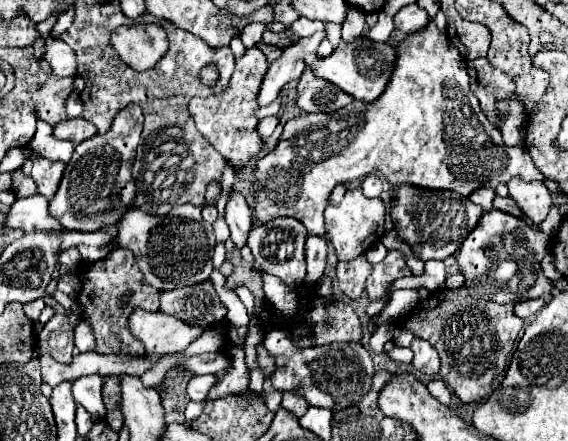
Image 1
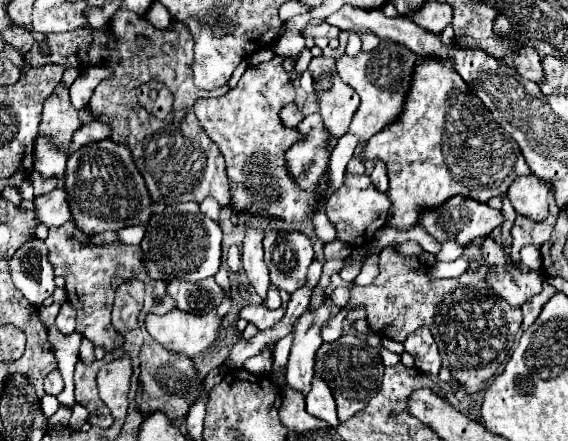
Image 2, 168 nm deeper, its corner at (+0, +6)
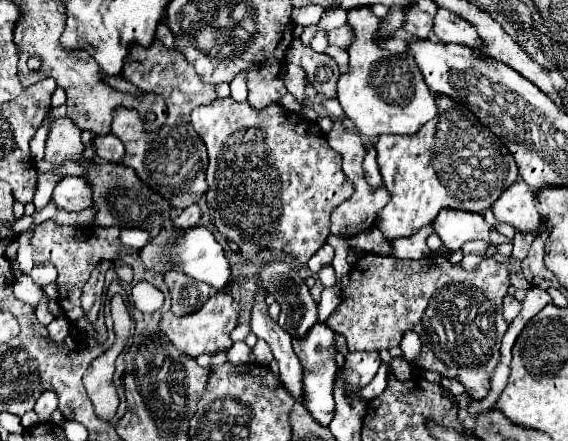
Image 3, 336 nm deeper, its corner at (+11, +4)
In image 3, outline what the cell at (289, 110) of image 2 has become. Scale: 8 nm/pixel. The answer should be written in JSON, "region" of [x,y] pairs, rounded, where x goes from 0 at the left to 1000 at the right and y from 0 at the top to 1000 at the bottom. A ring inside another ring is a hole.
{"region":[[[509,145],[505,159],[502,159],[498,181],[502,181],[505,204],[509,204],[516,218],[523,218],[526,231],[533,231],[537,195],[540,195],[540,168],[537,168],[537,159],[533,159],[530,150],[516,150],[516,145]]]}

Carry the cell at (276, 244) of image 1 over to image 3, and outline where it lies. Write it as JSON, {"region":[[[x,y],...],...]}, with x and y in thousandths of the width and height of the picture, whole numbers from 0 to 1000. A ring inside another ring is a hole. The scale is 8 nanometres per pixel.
{"region":[[[467,599],[460,608],[460,644],[470,662],[481,662],[484,680],[495,689],[495,717],[488,730],[498,748],[537,757],[537,748],[558,730],[558,689],[512,599]]]}

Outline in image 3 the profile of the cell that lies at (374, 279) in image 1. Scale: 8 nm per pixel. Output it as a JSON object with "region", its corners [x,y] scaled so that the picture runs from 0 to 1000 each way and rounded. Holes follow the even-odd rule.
{"region":[[[643,576],[632,585],[614,617],[614,649],[604,662],[600,698],[576,721],[576,739],[586,753],[597,753],[611,766],[614,798],[625,794],[688,794],[706,780],[713,753],[727,748],[738,757],[745,794],[738,816],[727,816],[734,834],[766,839],[783,857],[808,862],[829,902],[854,902],[861,889],[861,848],[868,844],[879,816],[882,766],[893,748],[893,730],[886,726],[886,676],[893,653],[900,649],[896,608],[854,580],[836,612],[822,617],[808,599],[794,599],[783,580],[752,580],[738,590],[702,590],[692,580],[660,580]]]}

